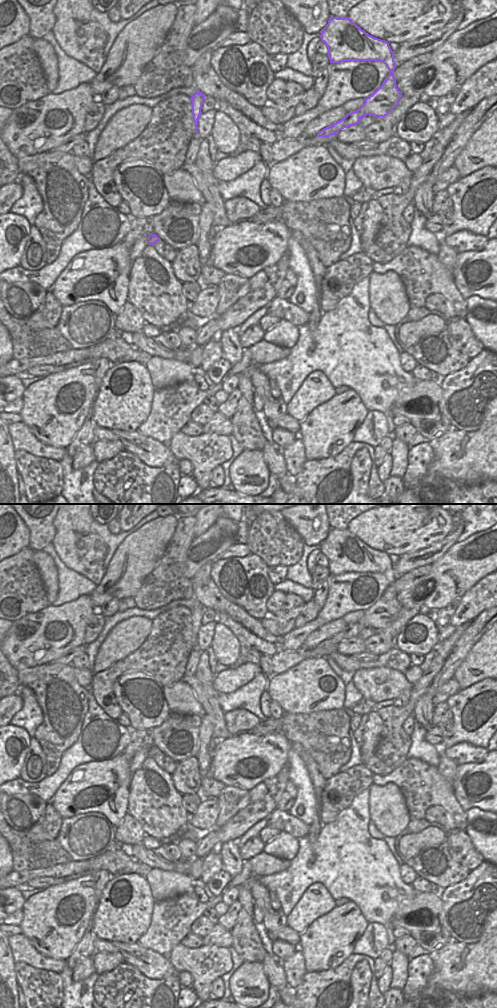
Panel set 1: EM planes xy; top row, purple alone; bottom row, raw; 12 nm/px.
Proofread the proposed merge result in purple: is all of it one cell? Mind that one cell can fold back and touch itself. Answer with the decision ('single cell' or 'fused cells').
fused cells

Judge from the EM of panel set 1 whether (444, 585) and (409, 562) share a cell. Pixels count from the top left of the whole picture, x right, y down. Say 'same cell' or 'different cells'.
different cells

